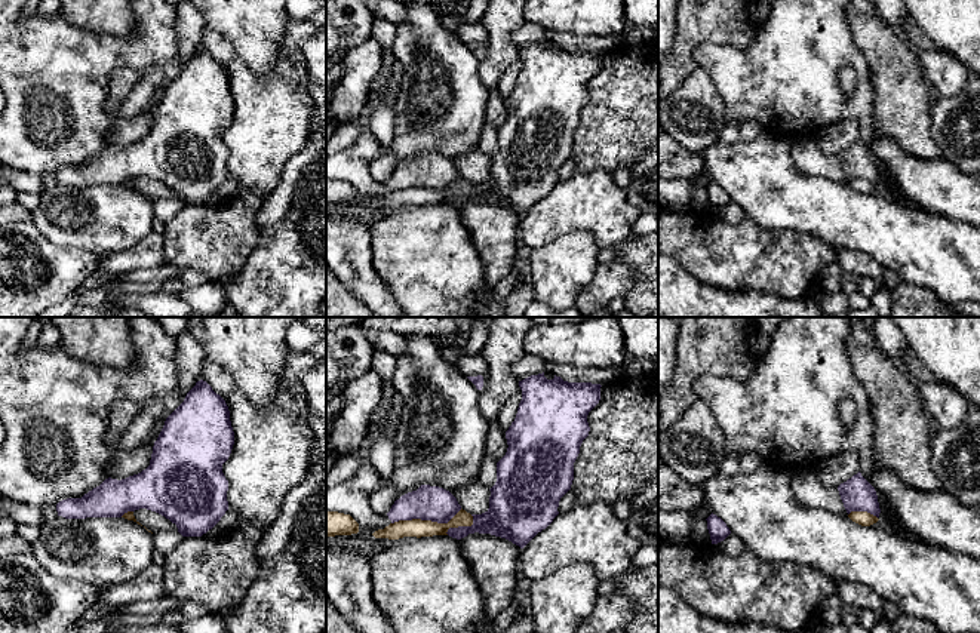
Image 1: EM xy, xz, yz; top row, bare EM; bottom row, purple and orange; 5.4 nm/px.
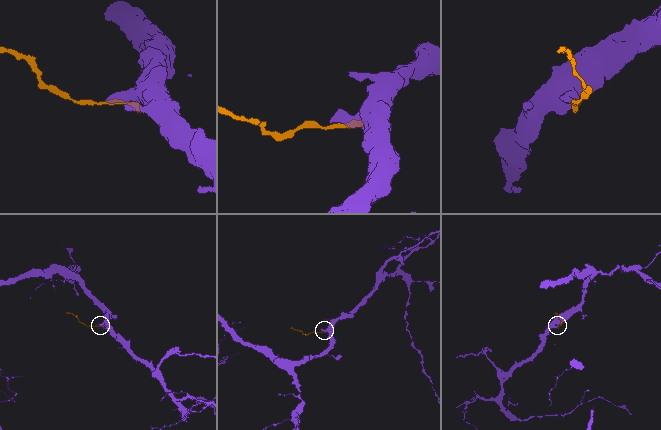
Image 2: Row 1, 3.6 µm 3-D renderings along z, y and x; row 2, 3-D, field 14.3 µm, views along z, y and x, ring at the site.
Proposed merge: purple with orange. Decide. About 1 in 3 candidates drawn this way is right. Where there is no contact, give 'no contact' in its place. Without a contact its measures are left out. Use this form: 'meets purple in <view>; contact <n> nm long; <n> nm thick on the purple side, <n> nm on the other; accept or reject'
meets purple in xz; contact 400 nm long; 190 nm thick on the purple side, 100 nm on the other; reject

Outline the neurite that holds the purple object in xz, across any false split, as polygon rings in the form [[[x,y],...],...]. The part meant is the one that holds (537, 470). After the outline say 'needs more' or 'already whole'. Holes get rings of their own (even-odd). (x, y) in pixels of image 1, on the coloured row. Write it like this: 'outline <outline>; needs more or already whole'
outline [[[543,374],[519,381],[522,400],[517,414],[506,431],[507,452],[497,463],[497,482],[489,489],[489,508],[471,514],[471,526],[449,528],[448,535],[457,540],[469,534],[491,534],[506,538],[523,549],[538,532],[559,514],[560,498],[571,489],[574,463],[583,440],[589,436],[589,412],[600,400],[600,384],[568,382],[560,377],[547,380]]]; already whole

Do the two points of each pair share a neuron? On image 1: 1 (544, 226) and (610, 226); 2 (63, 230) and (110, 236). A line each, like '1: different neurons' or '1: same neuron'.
1: same neuron
2: same neuron

